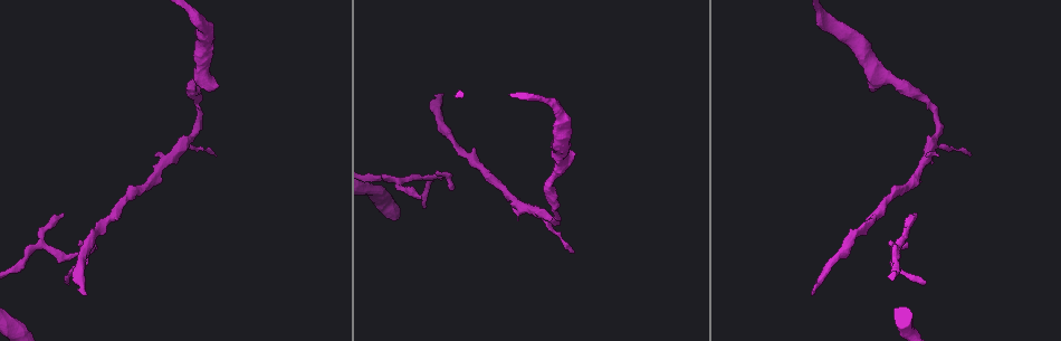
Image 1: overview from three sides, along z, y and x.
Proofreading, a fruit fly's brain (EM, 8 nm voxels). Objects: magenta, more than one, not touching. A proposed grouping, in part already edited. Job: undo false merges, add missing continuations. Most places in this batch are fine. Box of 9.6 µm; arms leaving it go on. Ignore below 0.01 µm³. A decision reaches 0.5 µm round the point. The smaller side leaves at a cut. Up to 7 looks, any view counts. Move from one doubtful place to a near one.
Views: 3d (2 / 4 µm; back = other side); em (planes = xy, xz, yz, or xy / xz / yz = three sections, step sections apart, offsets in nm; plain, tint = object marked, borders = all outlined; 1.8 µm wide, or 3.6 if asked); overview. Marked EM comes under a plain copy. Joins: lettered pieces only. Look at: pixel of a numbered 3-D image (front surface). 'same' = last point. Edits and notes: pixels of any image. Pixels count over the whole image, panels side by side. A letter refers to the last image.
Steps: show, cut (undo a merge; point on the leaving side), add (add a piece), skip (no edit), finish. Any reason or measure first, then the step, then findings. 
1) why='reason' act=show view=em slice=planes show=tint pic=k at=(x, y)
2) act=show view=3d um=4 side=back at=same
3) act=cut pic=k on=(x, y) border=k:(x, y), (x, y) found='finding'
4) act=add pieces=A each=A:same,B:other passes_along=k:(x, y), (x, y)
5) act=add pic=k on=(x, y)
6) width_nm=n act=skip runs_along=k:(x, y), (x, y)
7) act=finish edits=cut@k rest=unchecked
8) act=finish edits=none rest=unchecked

why='an open end' act=show view=3d um=2 pic=1 at=(83, 295)

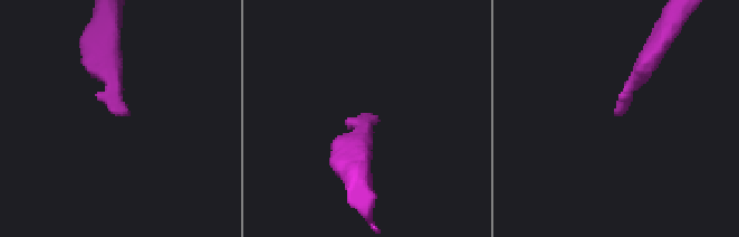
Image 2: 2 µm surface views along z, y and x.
act=show view=em slice=planes show=tint pic=2 at=(123, 114)

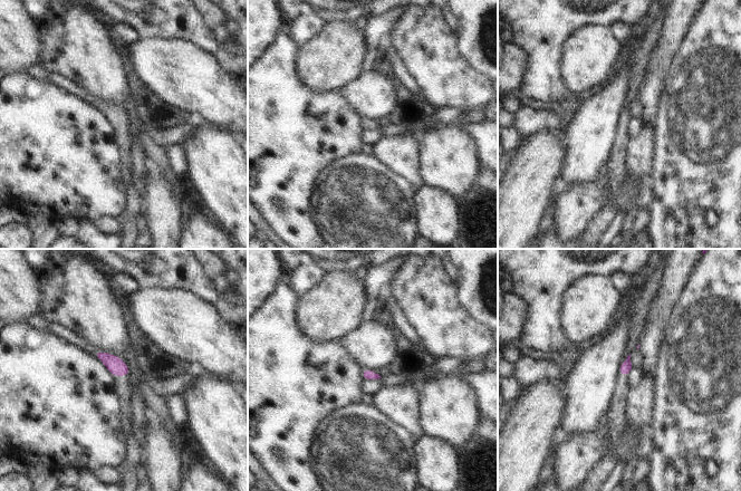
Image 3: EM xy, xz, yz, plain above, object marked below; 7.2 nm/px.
act=show view=em slice=planes show=borders at=same

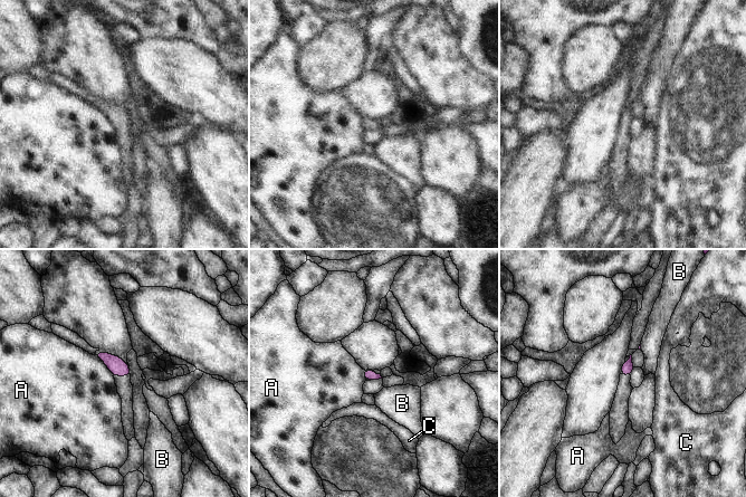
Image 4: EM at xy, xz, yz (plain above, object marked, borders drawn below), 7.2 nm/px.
act=skip each=A:other,B:other,C:other border=4:(103, 361), (113, 374) found='none of them fits'

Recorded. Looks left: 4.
why='branch stops here' act=show view=3d um=4 pic=1 at=(923, 285)

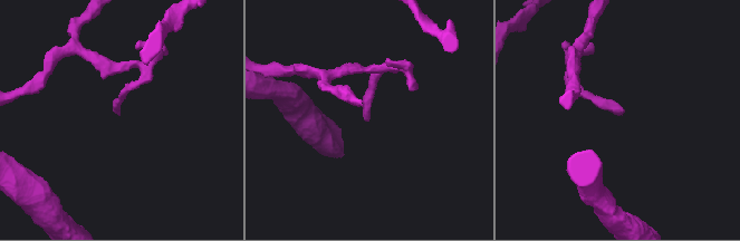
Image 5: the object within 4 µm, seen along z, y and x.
act=show view=em slice=xz step=8 show=borders pic=5 at=(118, 114)

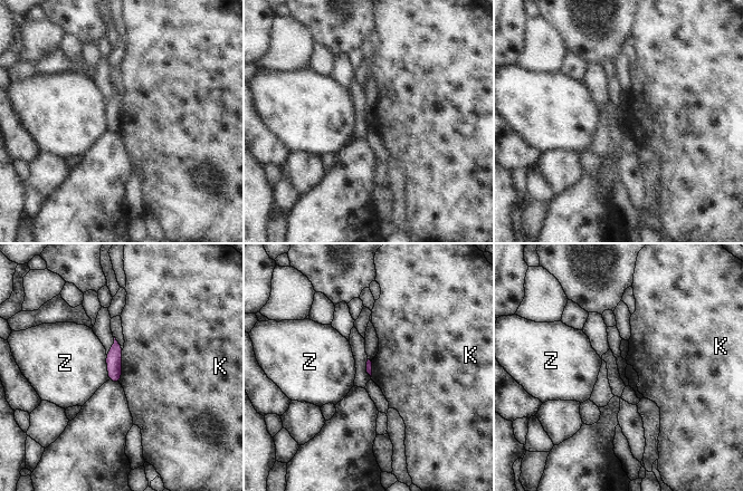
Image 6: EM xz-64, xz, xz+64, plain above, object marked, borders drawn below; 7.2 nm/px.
act=show view=em slice=planes show=borders at=same

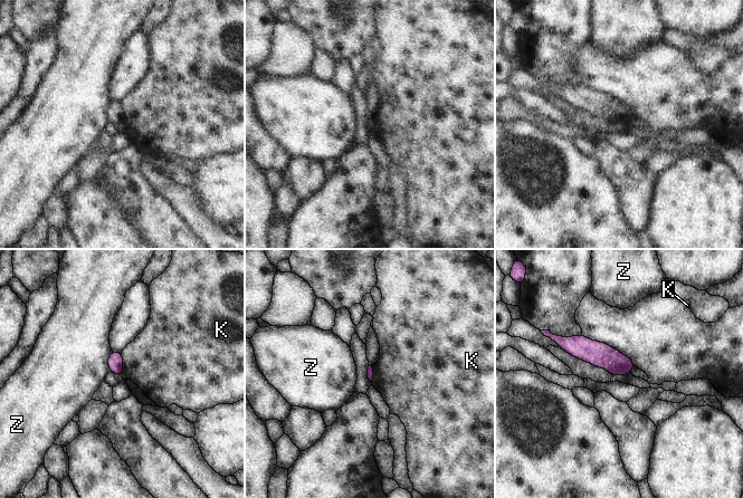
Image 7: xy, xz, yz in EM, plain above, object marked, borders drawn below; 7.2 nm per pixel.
act=skip each=K:other,Z:other border=7:(121, 353), (122, 376) found='no lettered piece goes on from it'

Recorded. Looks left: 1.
act=show view=em slice=planes show=borders pic=1 at=(914, 212)

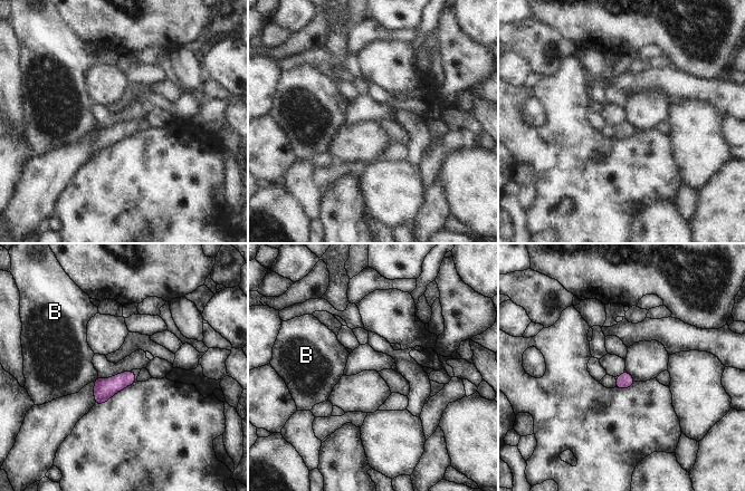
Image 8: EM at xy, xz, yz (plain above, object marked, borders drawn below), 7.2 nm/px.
act=skip each=B:other border=8:(97, 376), (93, 382) found='none of them fits'

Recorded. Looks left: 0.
act=finish edits=none rest=unchecked

